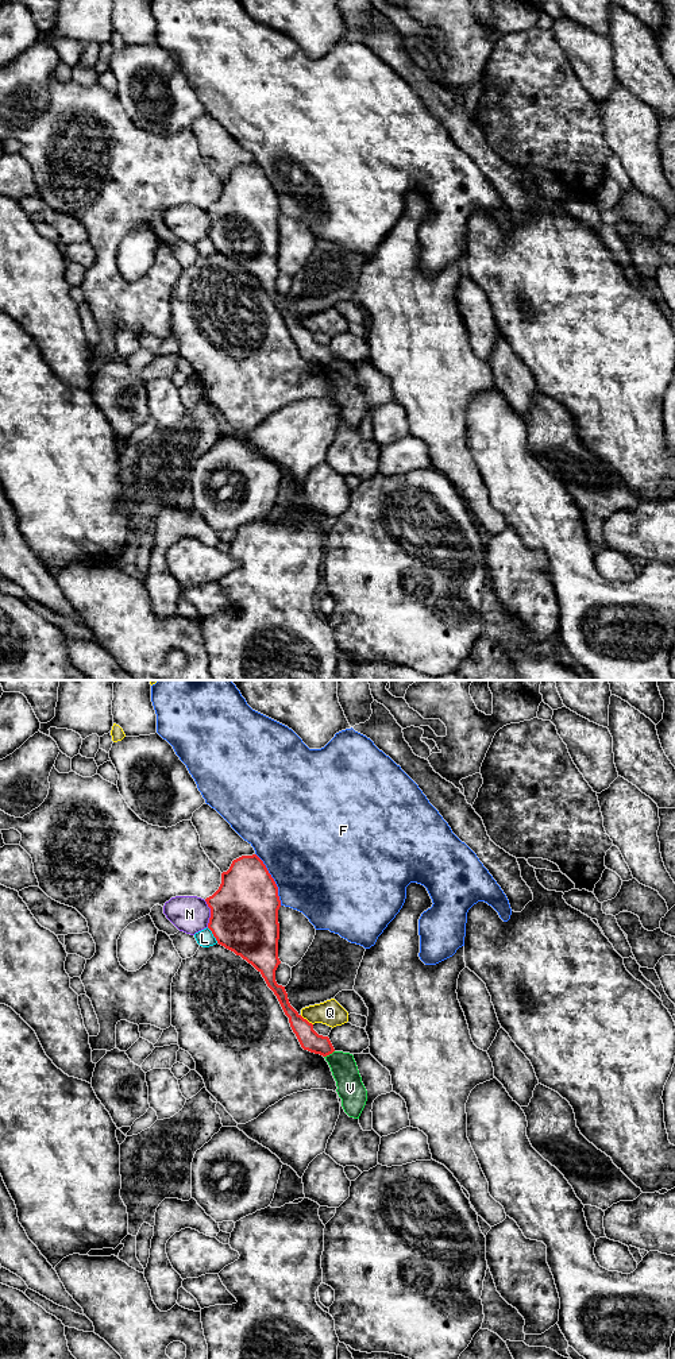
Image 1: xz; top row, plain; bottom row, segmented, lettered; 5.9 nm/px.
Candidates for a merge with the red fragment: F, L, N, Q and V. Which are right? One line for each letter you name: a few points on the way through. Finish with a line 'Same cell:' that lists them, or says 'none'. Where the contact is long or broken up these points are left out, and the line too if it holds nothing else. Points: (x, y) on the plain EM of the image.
Same cell: none

